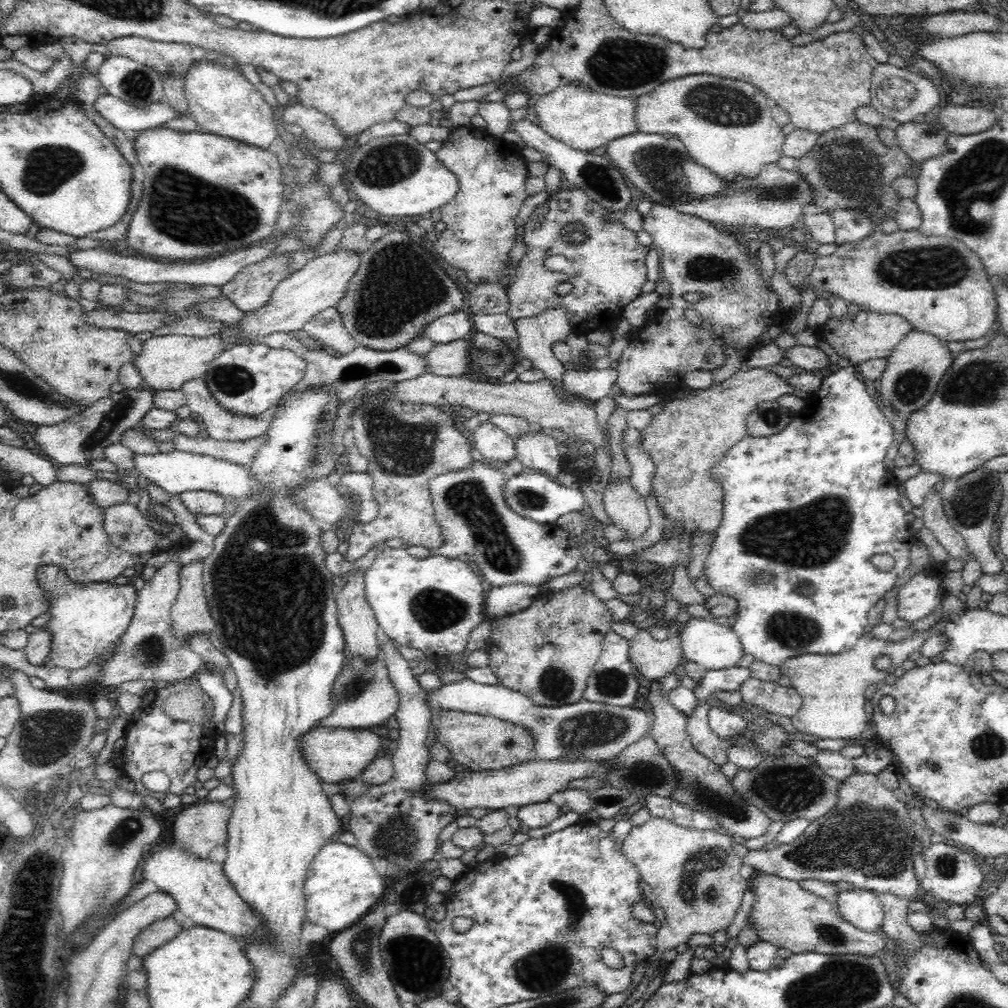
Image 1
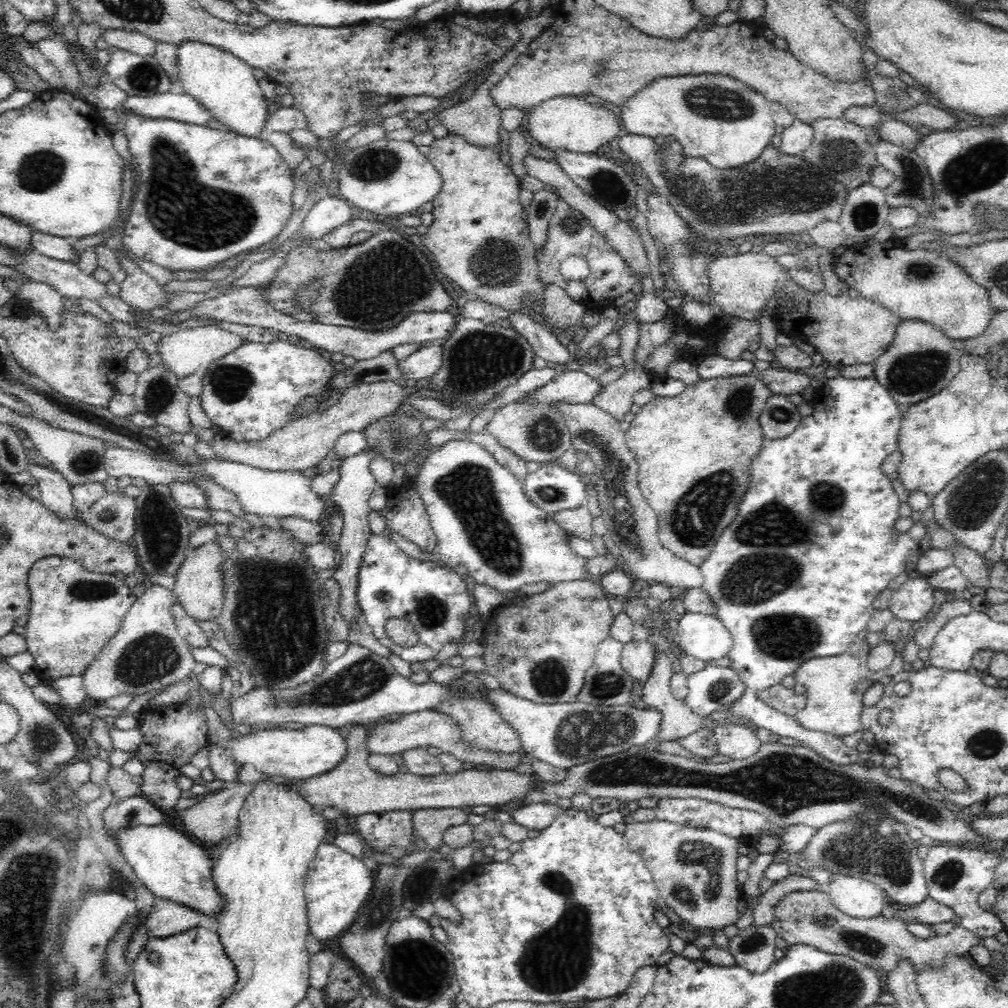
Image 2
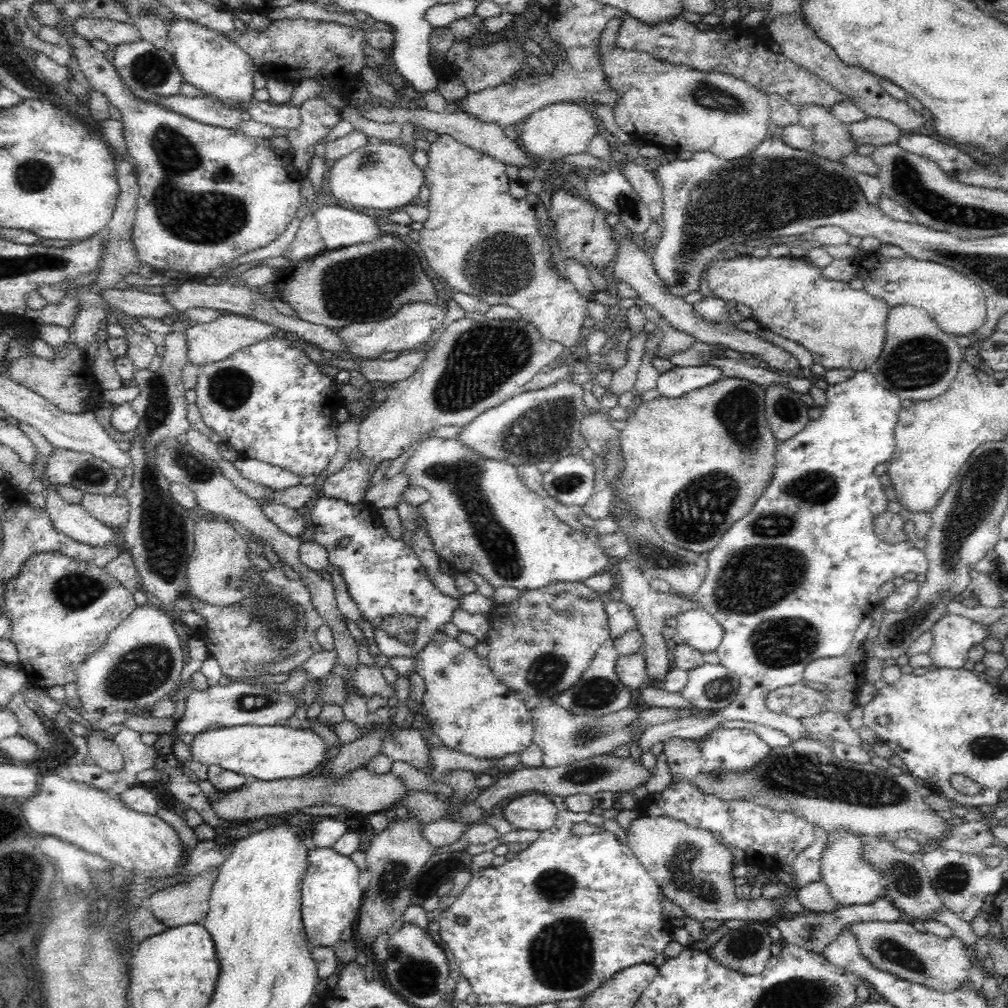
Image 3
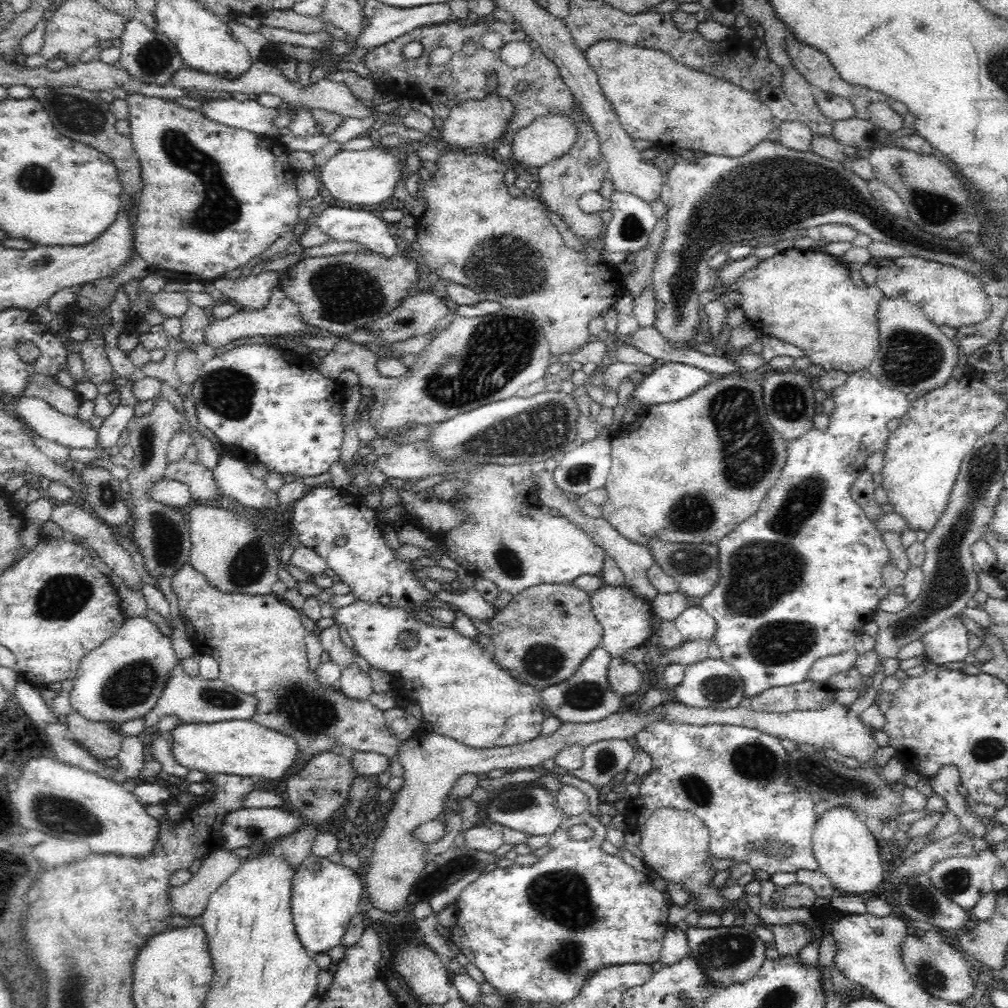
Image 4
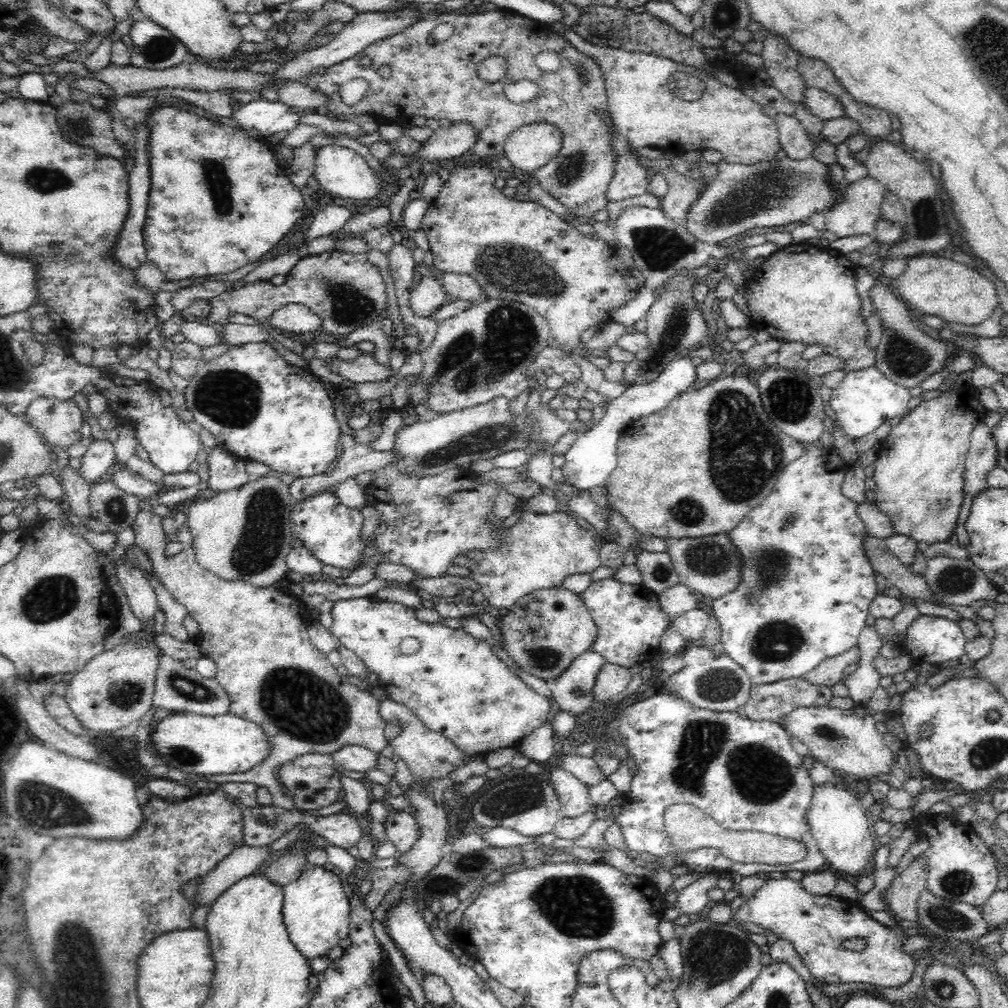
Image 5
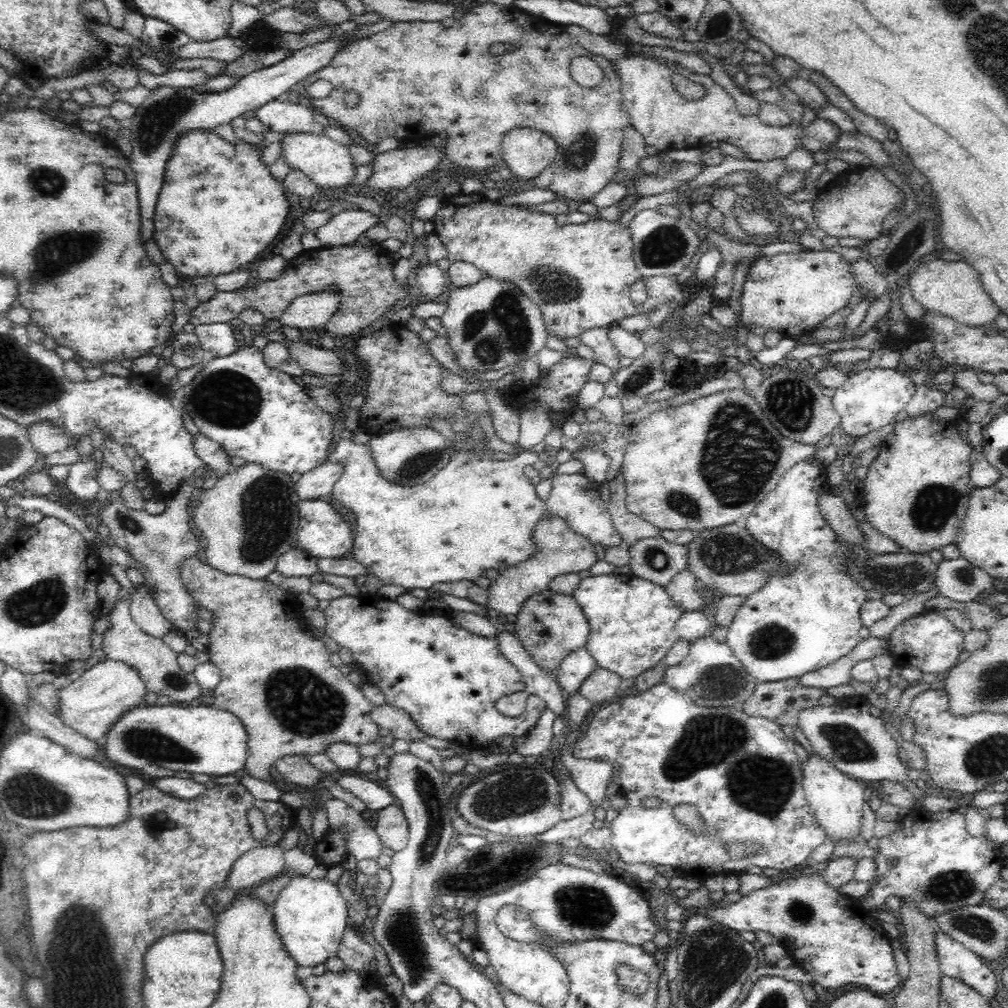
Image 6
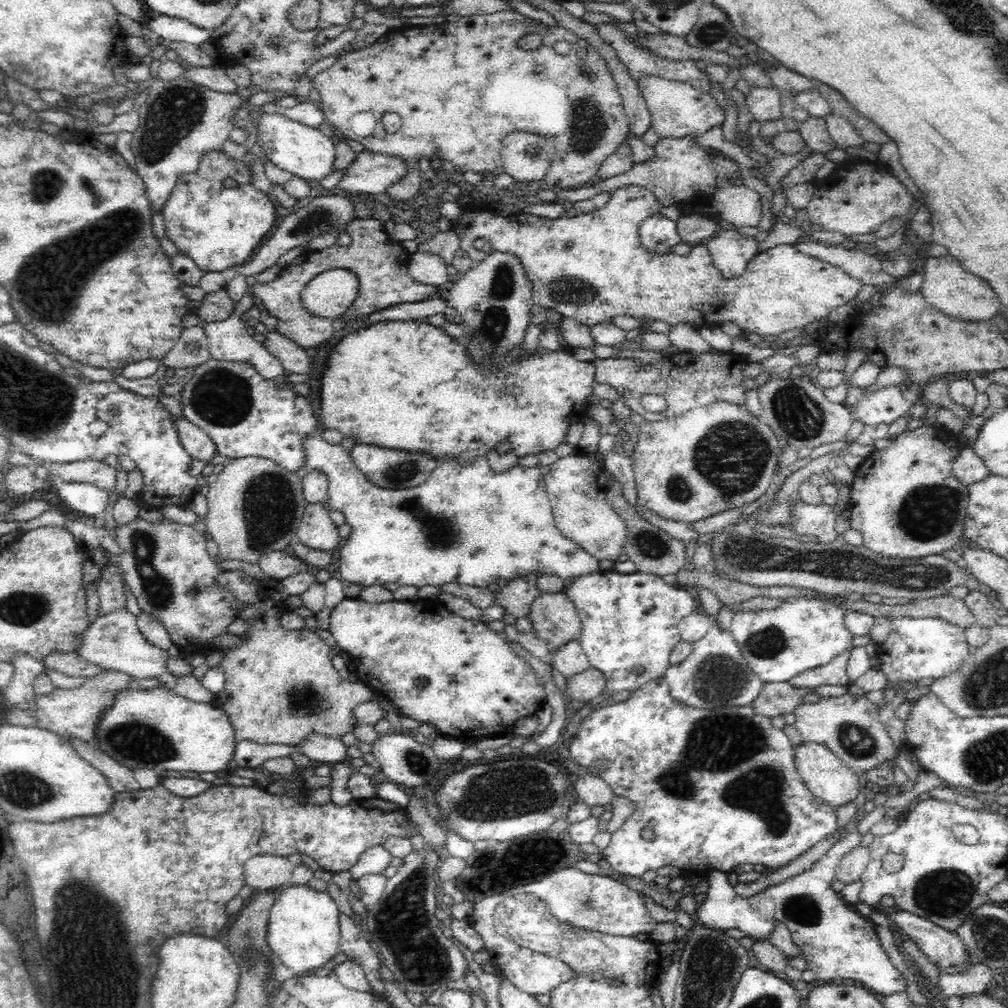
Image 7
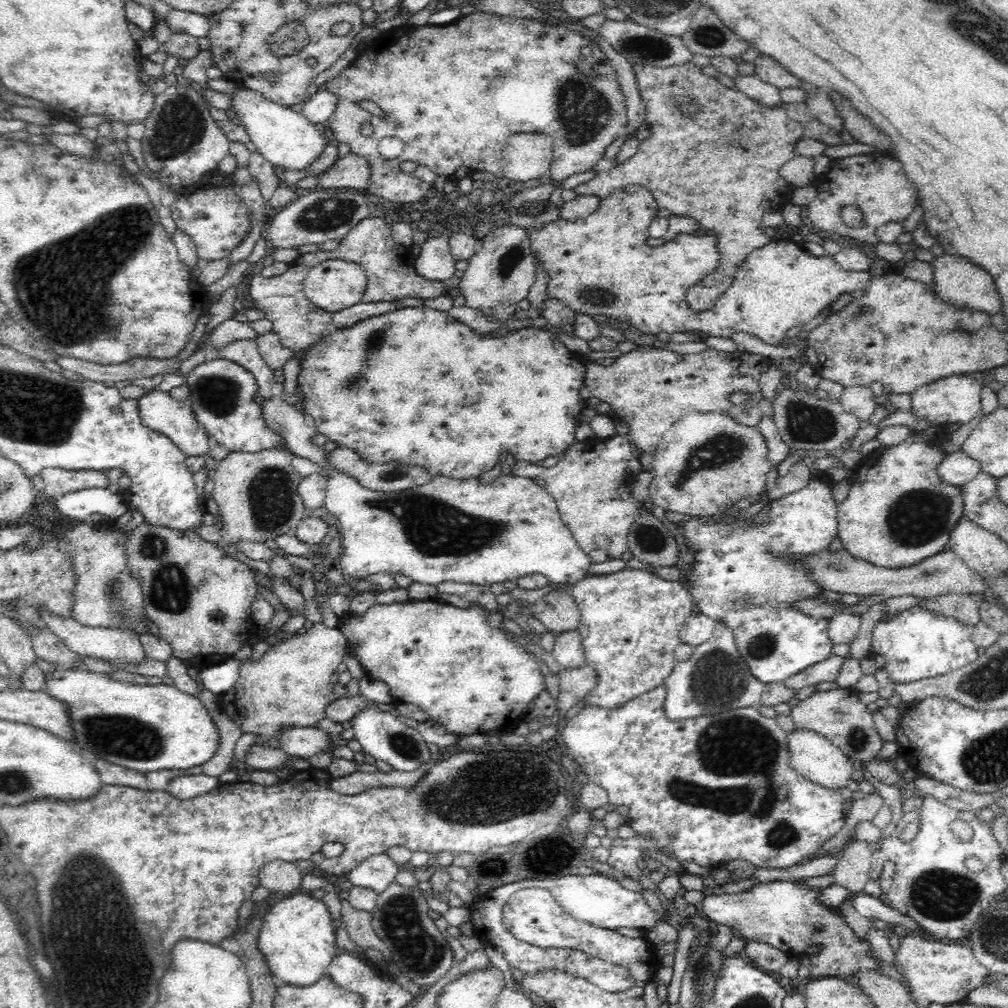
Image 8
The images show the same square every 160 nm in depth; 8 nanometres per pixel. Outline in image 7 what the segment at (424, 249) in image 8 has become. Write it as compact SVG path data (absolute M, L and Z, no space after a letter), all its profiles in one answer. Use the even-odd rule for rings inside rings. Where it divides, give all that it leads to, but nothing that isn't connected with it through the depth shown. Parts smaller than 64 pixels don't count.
M416 251L411 253L407 269L413 280L436 288L450 280L446 263L431 252Z

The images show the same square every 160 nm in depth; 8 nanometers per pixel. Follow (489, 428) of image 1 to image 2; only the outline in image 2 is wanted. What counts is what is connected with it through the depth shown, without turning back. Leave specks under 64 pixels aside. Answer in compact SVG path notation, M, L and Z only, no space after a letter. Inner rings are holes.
M486 432L472 433L468 435L468 438L472 442L483 446L498 461L498 464L509 468L510 472L521 482L523 482L526 475L530 473L526 466L528 462L508 450L508 448L500 446L492 435Z

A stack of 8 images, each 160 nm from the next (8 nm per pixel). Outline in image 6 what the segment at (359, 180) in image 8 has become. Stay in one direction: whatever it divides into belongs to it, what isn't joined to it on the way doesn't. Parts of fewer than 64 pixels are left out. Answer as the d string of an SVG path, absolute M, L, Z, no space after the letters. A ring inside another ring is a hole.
M438 140L432 147L414 146L381 152L370 162L372 170L363 183L372 190L398 190L408 188L420 176L437 168L444 157L444 148Z

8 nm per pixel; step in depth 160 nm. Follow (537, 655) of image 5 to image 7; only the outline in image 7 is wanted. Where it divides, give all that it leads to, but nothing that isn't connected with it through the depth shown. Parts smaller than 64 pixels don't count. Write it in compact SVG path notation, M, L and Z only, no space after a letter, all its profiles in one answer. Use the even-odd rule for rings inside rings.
M541 593L532 603L528 619L535 635L550 644L553 652L580 636L581 620L567 593Z

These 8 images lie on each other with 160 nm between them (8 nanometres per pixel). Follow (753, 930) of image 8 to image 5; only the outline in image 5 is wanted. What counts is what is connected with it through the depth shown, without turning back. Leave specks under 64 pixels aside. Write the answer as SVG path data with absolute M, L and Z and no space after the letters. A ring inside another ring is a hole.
M788 877L767 879L733 913L732 920L740 926L747 922L758 924L774 932L778 939L790 941L807 971L820 982L862 982L876 988L898 988L910 980L914 970L916 957L902 951L905 937L899 925L889 927L881 924L864 911L858 902L846 902L832 894L810 894L800 880ZM850 938L864 938L866 948L861 952L846 949L842 944Z

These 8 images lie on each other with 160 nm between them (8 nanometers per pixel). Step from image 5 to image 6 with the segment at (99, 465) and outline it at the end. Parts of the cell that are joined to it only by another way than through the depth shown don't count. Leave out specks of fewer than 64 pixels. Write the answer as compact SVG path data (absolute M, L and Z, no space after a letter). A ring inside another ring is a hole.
M94 461L72 463L68 466L68 476L64 484L77 500L93 503L95 506L96 494L100 488L94 476L96 476L96 463Z

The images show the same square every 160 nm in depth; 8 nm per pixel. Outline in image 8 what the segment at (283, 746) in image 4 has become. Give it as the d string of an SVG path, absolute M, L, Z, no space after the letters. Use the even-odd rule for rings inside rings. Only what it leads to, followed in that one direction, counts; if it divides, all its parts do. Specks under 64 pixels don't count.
M56 669L44 676L44 693L66 704L72 727L72 748L88 750L98 759L140 774L158 770L187 770L207 762L218 748L218 729L198 695L186 694L170 685L138 685L110 678L108 674L76 669Z

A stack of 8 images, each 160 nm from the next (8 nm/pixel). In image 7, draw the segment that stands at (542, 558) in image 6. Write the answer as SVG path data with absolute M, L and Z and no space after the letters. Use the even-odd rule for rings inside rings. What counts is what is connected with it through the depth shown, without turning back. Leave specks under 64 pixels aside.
M538 573L508 581L508 584L495 594L495 604L504 606L507 614L516 619L528 618L532 603L541 595L536 588Z

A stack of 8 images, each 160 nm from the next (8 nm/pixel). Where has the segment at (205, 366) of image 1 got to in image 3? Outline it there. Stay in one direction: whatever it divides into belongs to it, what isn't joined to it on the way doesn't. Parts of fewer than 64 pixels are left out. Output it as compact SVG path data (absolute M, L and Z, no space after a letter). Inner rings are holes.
M221 313L214 322L208 322L208 324L196 323L192 330L188 330L188 361L198 367L216 363L225 360L239 349L247 348L256 342L270 340L278 332L281 332L280 329L276 329L276 326L268 323L244 317L243 315Z

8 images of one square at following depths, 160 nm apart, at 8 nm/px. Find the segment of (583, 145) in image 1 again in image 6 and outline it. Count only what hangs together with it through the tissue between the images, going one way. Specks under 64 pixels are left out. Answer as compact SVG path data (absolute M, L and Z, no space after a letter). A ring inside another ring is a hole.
M513 128L502 143L502 163L523 179L536 178L557 158L552 137L532 128Z

